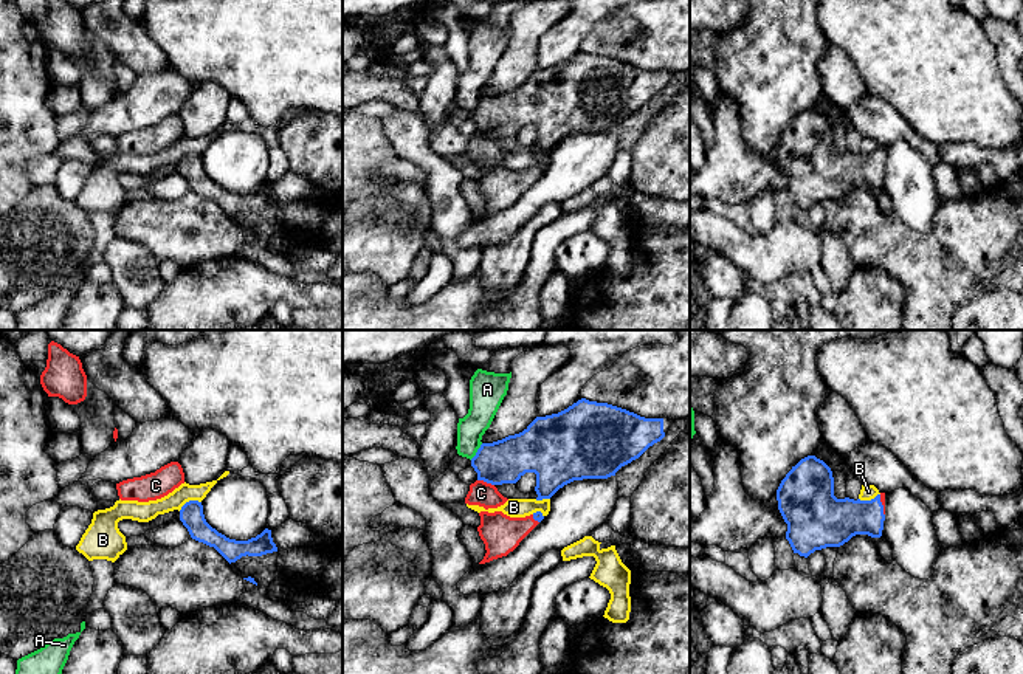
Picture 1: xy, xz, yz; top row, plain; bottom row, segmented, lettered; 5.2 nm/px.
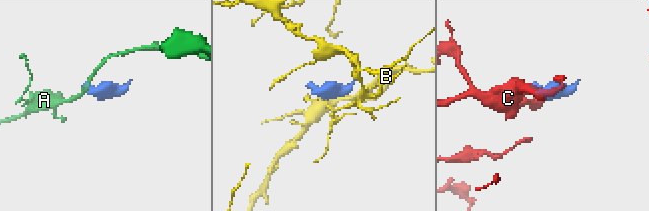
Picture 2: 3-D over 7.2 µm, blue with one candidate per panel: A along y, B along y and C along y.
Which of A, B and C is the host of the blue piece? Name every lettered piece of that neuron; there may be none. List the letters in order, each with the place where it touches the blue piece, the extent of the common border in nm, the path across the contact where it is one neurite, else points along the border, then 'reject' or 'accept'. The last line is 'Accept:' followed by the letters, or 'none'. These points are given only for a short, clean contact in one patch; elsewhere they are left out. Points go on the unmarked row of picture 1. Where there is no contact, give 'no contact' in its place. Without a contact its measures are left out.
A: xz (478, 104) | 110 nm | along xz (482, 96), (470, 112) | reject
B: xy (189, 154) | 130 nm | along xy (200, 154), (188, 154), (179, 163) | reject
C: xz (485, 134) | 90 nm | accept
Accept: C

